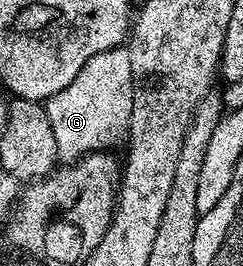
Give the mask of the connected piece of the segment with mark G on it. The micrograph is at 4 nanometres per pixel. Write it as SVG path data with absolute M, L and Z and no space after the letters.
M120 46L91 56L75 79L62 92L46 99L45 111L55 135L58 159L72 164L90 153L112 151L126 139L131 108L134 106L134 81L128 47Z

